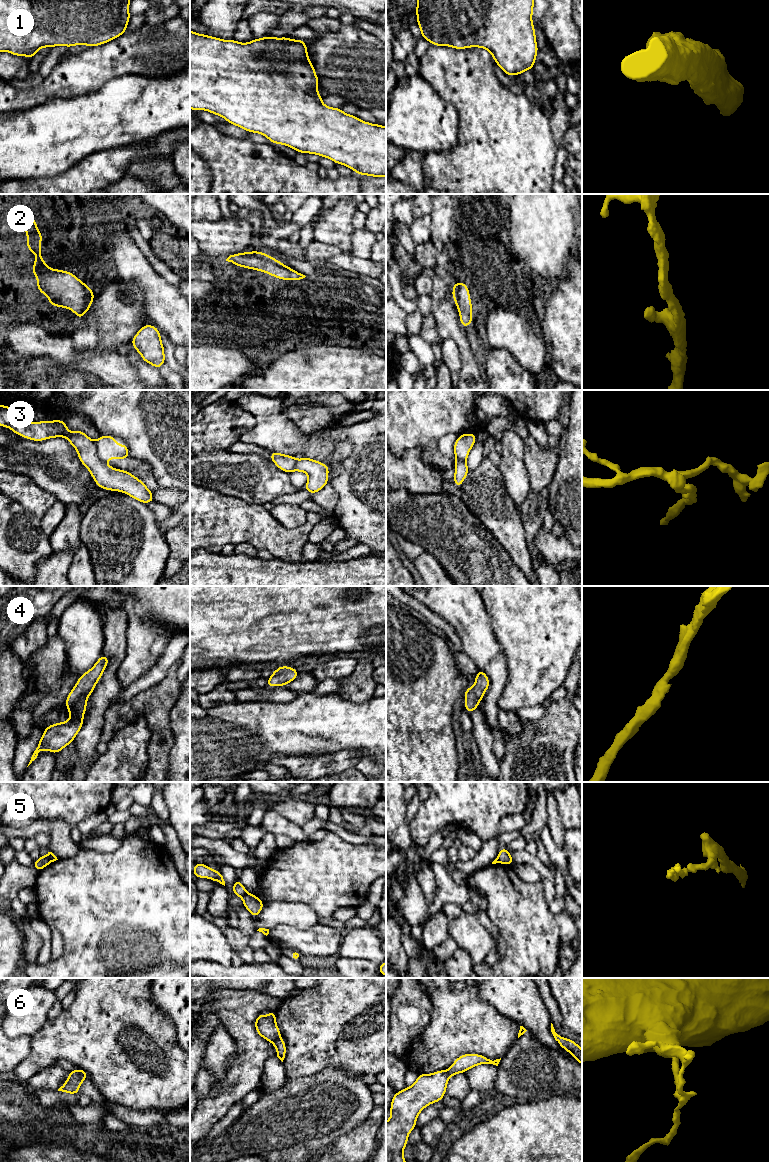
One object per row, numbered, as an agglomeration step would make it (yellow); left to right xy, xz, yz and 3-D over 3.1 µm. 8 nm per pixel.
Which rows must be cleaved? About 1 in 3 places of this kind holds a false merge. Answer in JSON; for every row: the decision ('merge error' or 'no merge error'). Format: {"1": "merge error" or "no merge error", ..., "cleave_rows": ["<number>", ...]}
{"1": "no merge error", "2": "no merge error", "3": "merge error", "4": "no merge error", "5": "merge error", "6": "merge error", "cleave_rows": ["3", "5", "6"]}

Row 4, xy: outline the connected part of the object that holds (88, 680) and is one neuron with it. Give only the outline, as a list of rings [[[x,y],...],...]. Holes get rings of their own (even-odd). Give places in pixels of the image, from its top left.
[[[102,654],[95,665],[79,677],[65,702],[66,708],[70,713],[70,720],[46,727],[28,766],[42,750],[48,750],[57,754],[74,741],[74,738],[83,726],[87,699],[95,690],[96,683],[100,680],[108,662],[109,658]]]

